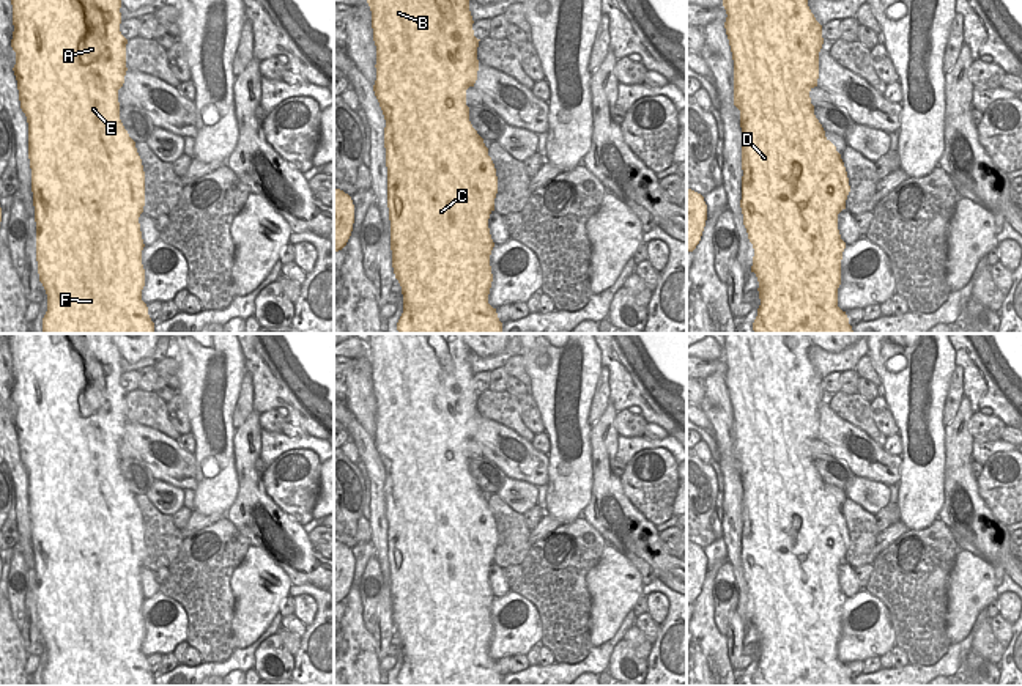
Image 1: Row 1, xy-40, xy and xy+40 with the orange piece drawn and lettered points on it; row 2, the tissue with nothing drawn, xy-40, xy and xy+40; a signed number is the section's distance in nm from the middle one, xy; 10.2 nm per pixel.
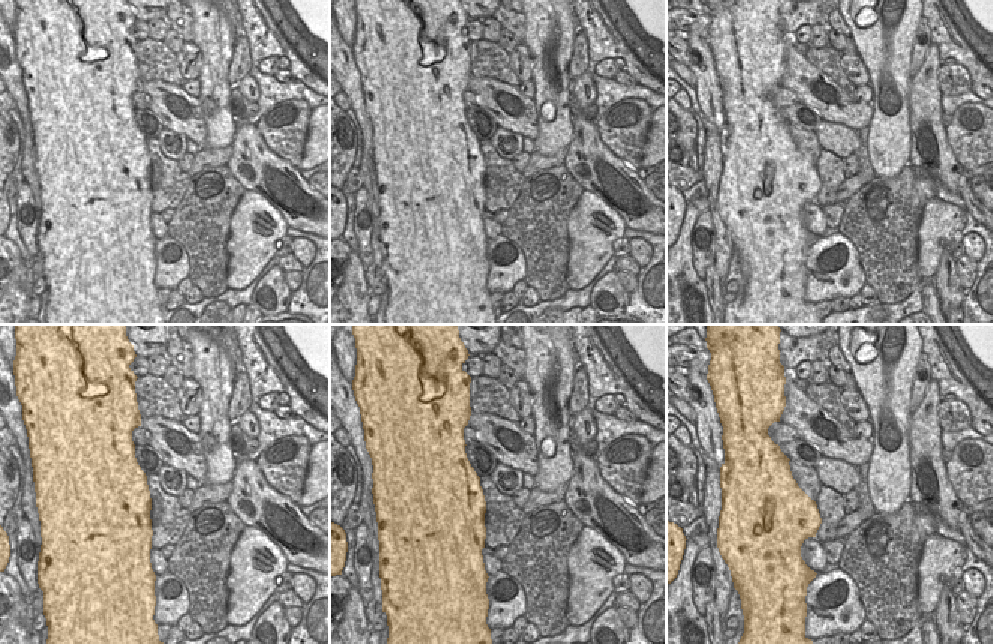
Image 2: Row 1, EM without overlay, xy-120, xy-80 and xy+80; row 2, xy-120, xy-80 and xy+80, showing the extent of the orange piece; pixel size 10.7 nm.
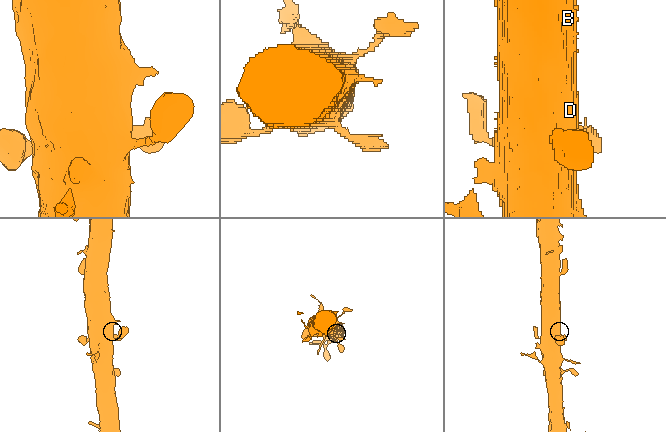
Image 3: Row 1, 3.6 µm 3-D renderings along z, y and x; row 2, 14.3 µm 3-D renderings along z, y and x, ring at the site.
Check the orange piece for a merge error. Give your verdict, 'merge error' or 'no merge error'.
no merge error

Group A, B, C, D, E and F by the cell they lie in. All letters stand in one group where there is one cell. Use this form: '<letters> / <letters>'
A B C D E F

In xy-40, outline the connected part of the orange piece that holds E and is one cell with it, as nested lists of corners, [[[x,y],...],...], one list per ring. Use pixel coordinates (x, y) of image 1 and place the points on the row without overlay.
[[[9,334],[13,420],[28,475],[28,511],[36,574],[36,614],[47,647],[44,686],[154,686],[142,653],[145,599],[139,570],[145,559],[145,524],[135,494],[120,472],[118,442],[126,428],[128,392],[120,384],[121,352],[113,334]]]

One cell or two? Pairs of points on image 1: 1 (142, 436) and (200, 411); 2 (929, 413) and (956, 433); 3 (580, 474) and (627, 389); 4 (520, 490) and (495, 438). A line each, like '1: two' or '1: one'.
1: two
2: two
3: two
4: two

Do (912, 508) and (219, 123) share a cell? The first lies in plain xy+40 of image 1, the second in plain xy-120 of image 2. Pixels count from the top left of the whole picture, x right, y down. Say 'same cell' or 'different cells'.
same cell

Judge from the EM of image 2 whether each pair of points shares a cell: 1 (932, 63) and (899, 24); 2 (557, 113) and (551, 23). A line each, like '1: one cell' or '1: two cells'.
1: two cells
2: one cell

